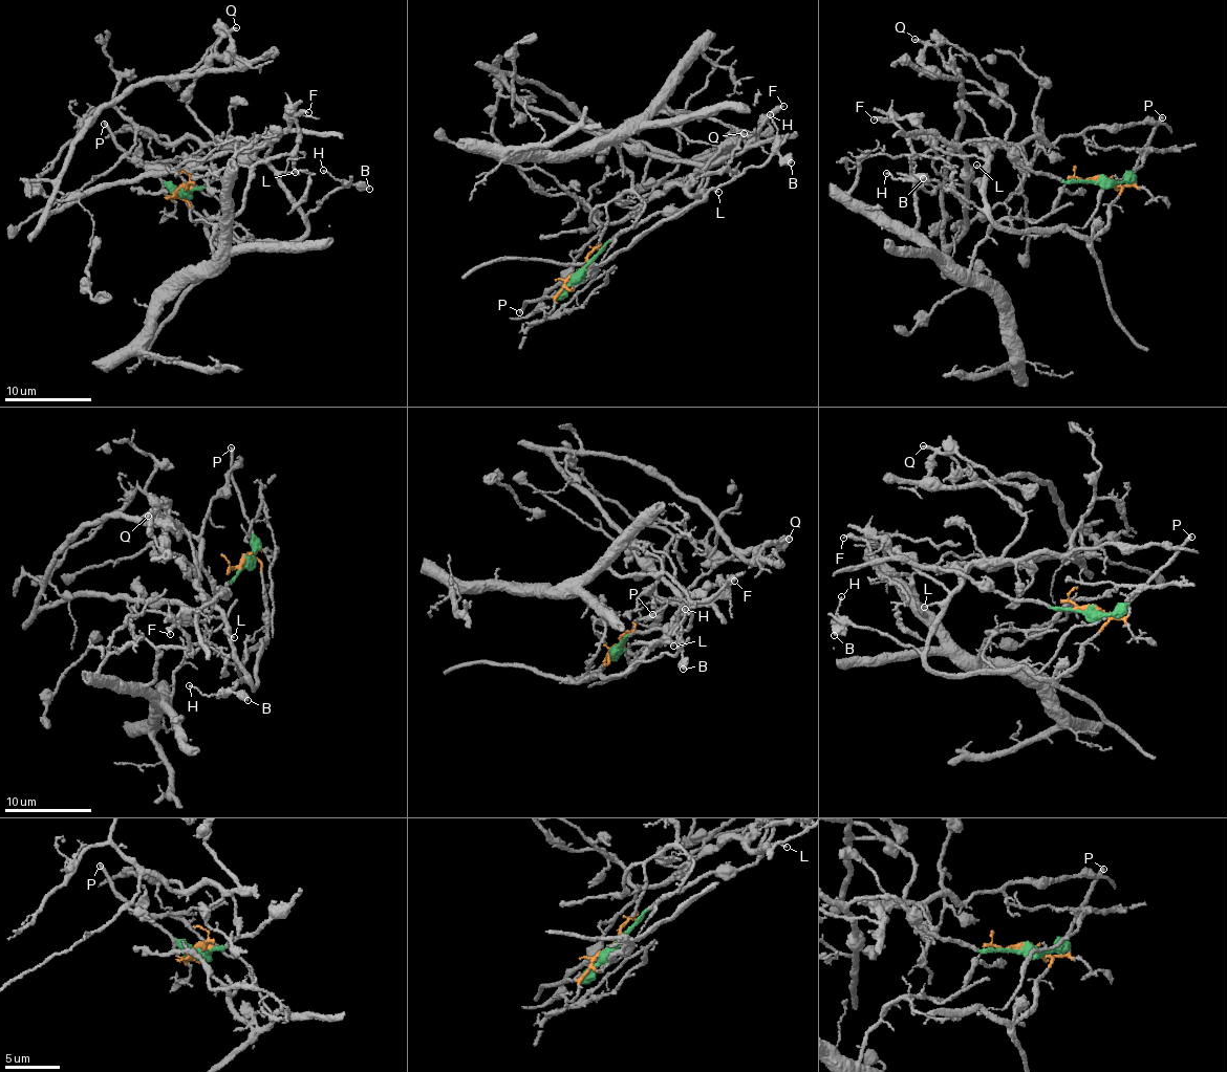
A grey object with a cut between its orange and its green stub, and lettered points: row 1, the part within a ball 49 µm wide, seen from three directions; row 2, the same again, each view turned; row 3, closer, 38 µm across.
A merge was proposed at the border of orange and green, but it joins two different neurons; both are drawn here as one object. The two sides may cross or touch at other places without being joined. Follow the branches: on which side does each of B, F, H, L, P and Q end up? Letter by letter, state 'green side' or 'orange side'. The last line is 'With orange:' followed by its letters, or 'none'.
B: orange side
F: green side
H: orange side
L: orange side
P: green side
Q: orange side
With orange: B, H, L, Q

